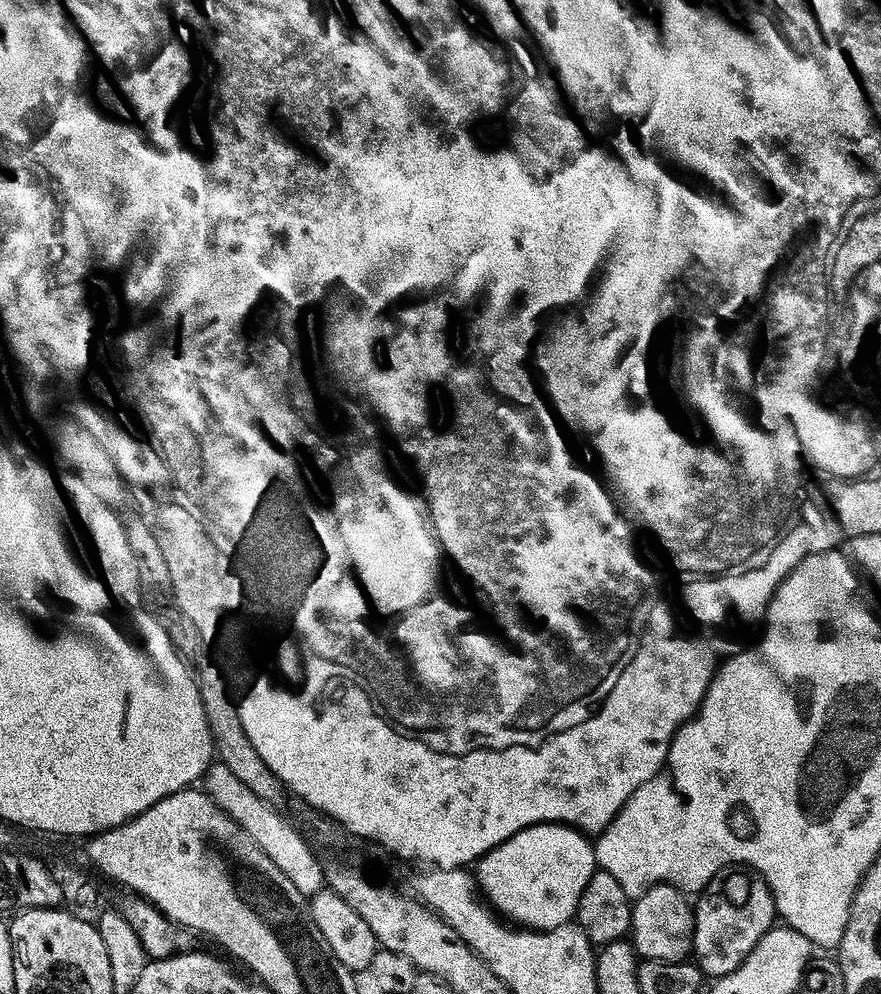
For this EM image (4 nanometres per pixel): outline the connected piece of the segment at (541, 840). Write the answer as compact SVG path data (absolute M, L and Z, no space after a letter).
M531 824L529 828L518 830L475 861L475 868L474 884L483 899L505 921L528 930L547 930L569 923L576 915L586 882L590 882L592 875L598 871L593 841L579 829L570 828L567 824Z

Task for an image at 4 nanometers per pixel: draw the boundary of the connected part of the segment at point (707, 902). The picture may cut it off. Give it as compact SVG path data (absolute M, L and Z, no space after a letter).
M725 870L716 876L699 893L694 904L694 938L692 956L705 977L730 975L758 945L759 939L777 923L776 903L763 878L751 870Z

